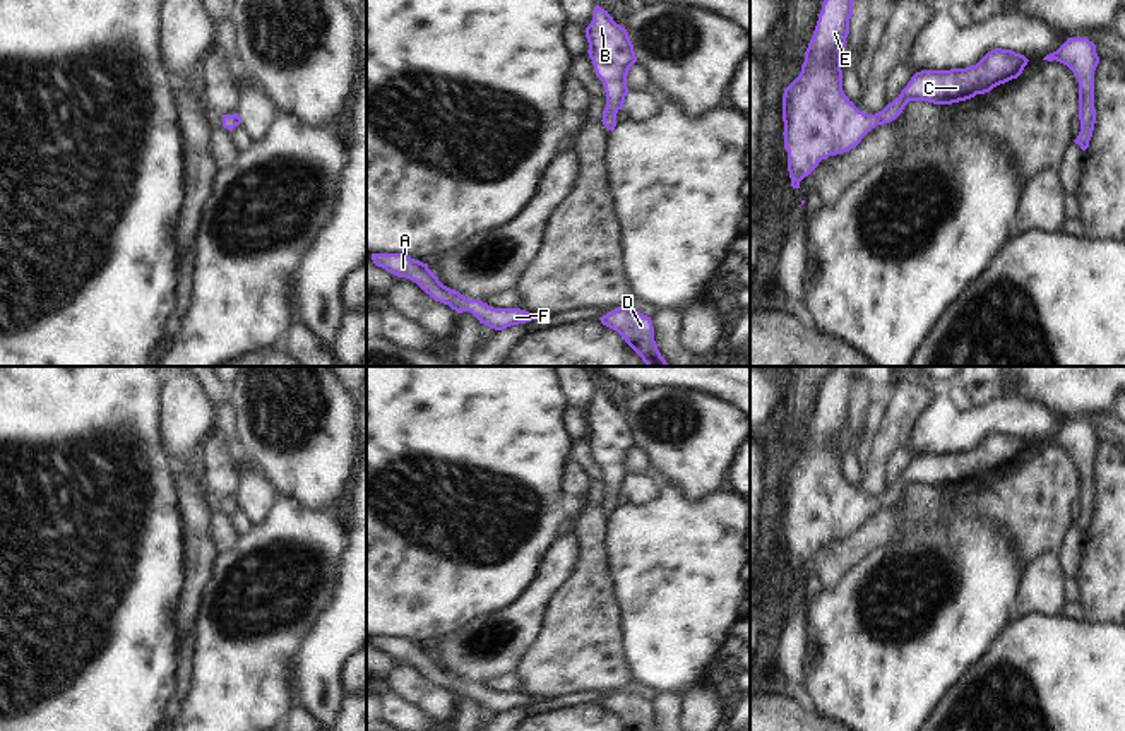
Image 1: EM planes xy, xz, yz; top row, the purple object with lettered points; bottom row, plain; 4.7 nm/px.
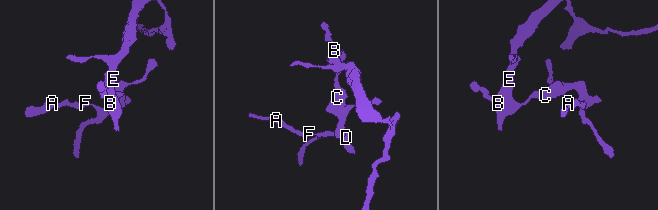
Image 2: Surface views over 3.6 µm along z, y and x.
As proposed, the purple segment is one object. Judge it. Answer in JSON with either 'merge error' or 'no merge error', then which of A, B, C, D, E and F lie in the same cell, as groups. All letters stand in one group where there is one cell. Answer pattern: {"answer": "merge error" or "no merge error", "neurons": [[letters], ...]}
{"answer": "no merge error", "neurons": [["A", "B", "C", "D", "E", "F"]]}

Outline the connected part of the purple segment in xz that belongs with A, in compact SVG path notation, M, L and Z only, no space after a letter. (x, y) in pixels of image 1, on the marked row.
M372 253L372 260L375 265L397 277L411 279L433 300L449 305L457 313L471 312L479 320L479 324L485 324L495 330L503 330L510 325L519 325L545 317L521 308L493 308L481 300L469 300L459 291L443 286L428 269L428 264L414 260L406 253Z

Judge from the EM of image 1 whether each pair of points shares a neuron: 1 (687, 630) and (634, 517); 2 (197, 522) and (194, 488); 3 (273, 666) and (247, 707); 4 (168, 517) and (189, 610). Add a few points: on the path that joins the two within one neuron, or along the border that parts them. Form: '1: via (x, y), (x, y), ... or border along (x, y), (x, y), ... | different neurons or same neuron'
1: via (680, 603), (678, 570), (653, 545) | same neuron
2: via (197, 514), (194, 497) | same neuron
3: via (262, 677), (247, 692), (247, 697) | same neuron
4: border along (189, 552), (189, 581), (182, 596), (178, 630) | different neurons

